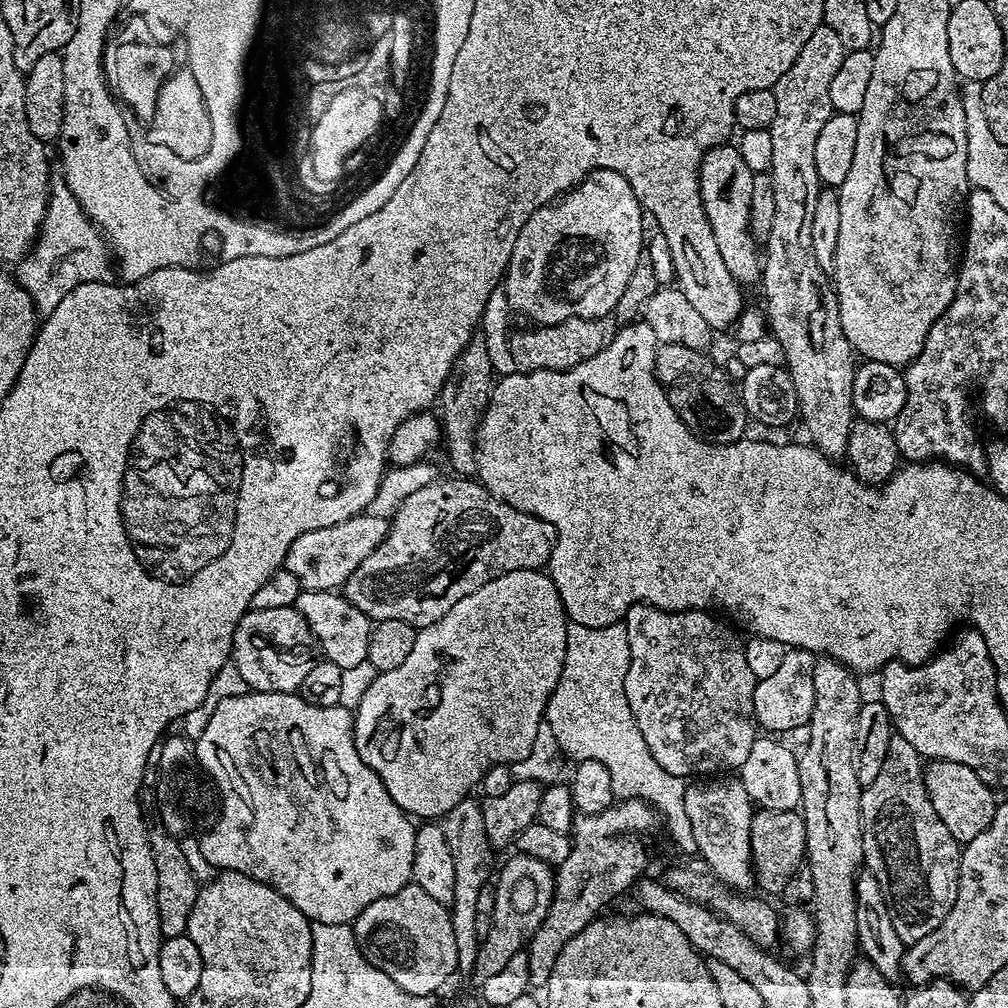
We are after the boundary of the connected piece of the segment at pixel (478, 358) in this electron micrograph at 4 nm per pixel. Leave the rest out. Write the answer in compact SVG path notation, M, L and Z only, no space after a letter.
M474 336L455 360L438 397L442 444L446 446L446 456L451 468L456 471L453 473L457 475L470 476L476 471L476 431L483 411L491 399L493 387L494 373L486 346L481 337Z

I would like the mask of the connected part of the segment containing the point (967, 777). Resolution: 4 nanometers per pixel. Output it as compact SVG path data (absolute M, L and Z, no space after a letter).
M933 760L924 769L924 781L938 818L942 818L946 830L950 830L956 841L967 842L978 838L978 834L990 826L996 813L997 793L986 782L982 782L982 778L970 770L970 766L962 766L960 762Z

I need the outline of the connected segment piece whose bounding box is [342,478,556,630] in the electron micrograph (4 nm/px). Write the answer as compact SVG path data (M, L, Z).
M434 479L429 485L415 491L414 494L410 494L408 498L402 501L390 517L390 527L388 533L384 535L383 542L369 556L362 558L362 564L350 574L348 580L343 584L342 595L362 614L366 614L369 620L373 622L404 620L407 624L411 624L413 628L419 630L438 622L438 618L442 618L446 614L446 610L450 610L450 606L454 606L454 602L462 602L462 598L466 598L466 594L474 594L474 590L478 590L478 586L486 586L486 582L490 582L510 570L543 569L547 565L556 541L556 531L554 526L550 526L550 522L542 522L542 518L538 518L534 514L526 514L522 510L502 502L497 496L491 496L483 484L475 479L452 479L454 480Z

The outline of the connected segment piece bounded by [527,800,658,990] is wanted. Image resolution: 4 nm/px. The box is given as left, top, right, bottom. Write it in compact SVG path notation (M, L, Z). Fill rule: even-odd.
M622 800L598 814L577 815L573 820L570 837L574 845L574 862L576 858L576 872L584 884L577 886L576 893L572 896L572 904L562 905L560 912L549 911L542 926L538 926L535 943L545 944L548 948L527 949L529 985L533 989L547 989L550 974L554 974L554 962L558 962L559 948L570 942L570 938L574 938L574 934L581 932L592 920L597 919L599 912L596 911L607 902L608 896L615 892L624 892L627 888L629 891L645 875L648 852L636 835L650 831L656 820L658 822L656 809L642 800Z

